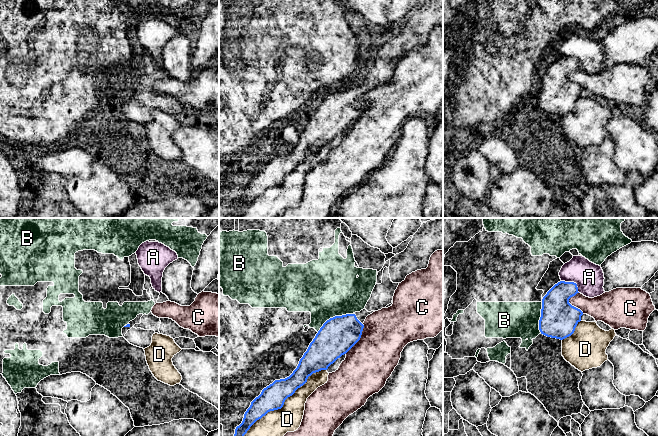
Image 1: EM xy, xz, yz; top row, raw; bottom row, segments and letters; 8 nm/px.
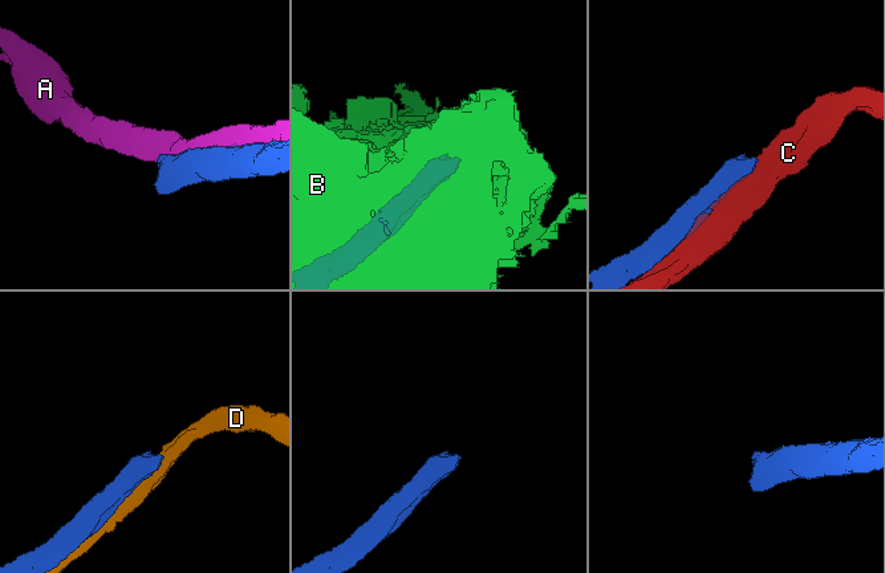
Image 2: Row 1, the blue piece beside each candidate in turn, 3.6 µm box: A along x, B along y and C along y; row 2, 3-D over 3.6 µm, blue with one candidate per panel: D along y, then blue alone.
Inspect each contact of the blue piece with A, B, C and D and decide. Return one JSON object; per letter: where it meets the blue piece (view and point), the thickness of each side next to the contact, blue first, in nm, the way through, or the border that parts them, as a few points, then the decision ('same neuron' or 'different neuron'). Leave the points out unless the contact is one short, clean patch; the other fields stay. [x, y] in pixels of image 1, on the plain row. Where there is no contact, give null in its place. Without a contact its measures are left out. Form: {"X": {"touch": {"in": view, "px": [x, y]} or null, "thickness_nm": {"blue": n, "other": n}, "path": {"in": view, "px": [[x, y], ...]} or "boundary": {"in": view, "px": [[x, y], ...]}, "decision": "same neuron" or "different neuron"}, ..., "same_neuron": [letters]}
{"A": {"touch": {"in": "yz", "px": [573, 58]}, "thickness_nm": {"blue": 220, "other": 240}, "decision": "different neuron"}, "B": {"touch": {"in": "xz", "px": [335, 92]}, "thickness_nm": {"blue": 300, "other": 480}, "decision": "different neuron"}, "C": {"touch": {"in": "xz", "px": [359, 115]}, "thickness_nm": {"blue": 300, "other": 380}, "decision": "different neuron"}, "D": {"touch": {"in": "xz", "px": [283, 180]}, "thickness_nm": {"blue": 200, "other": 220}, "decision": "different neuron"}, "same_neuron": []}

